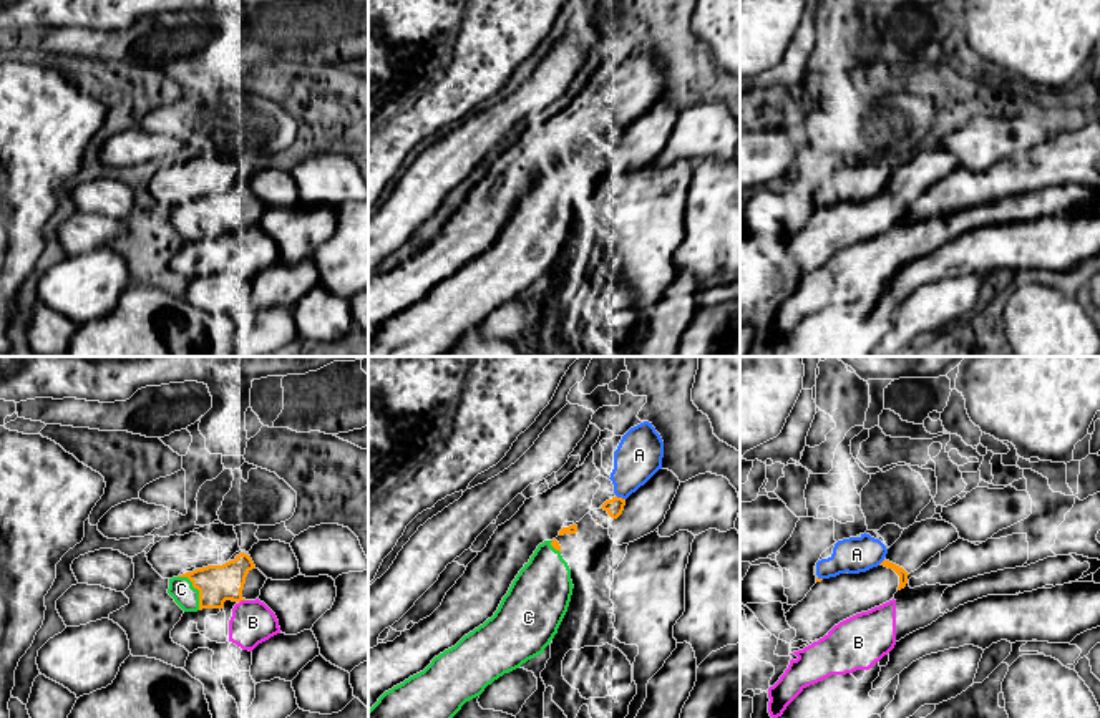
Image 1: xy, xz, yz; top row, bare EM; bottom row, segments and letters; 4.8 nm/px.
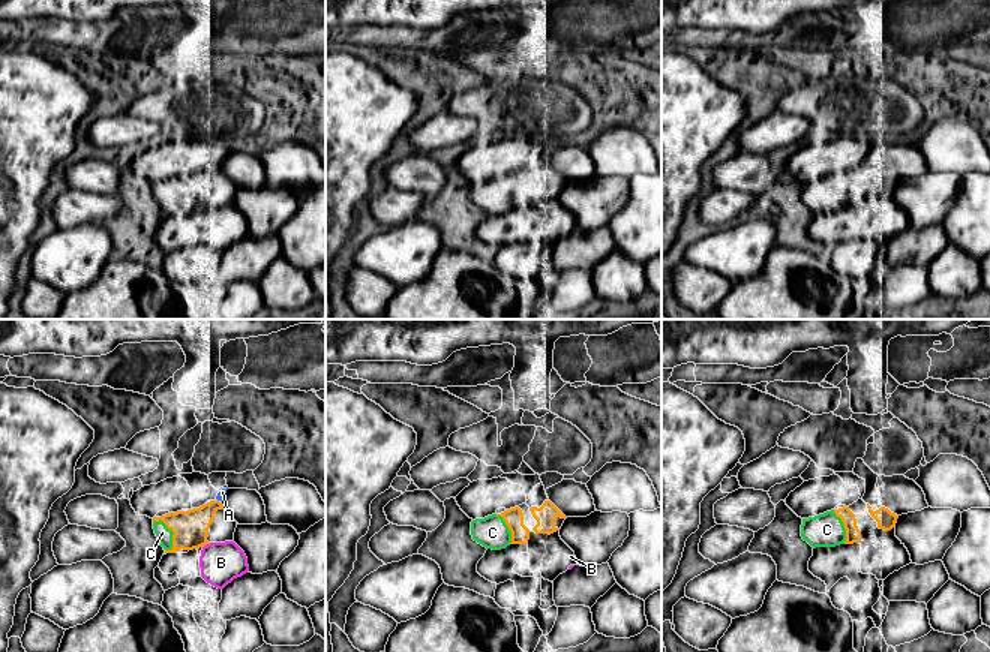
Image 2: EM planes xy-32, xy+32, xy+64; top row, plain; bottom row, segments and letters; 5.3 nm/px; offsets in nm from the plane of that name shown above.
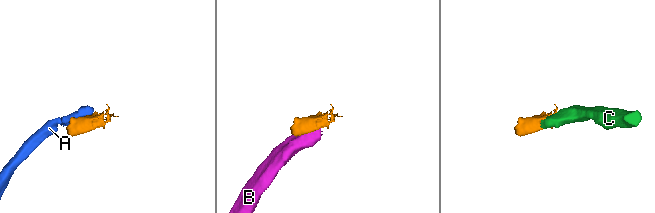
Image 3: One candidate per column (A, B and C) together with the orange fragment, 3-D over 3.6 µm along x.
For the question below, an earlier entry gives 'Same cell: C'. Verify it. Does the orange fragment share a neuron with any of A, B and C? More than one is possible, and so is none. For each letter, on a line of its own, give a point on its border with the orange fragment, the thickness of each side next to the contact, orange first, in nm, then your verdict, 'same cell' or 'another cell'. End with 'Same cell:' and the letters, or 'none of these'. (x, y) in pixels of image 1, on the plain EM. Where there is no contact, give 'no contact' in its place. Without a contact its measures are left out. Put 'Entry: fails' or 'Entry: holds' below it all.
A: xz (621, 126) | 90/220 nm | another cell
B: xy (241, 228) | 190/220 nm | another cell
C: xy (196, 216) | 190/120 nm | same cell
Same cell: C
Entry: holds

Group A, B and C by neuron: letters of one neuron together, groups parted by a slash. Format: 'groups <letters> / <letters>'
groups A / B / C

